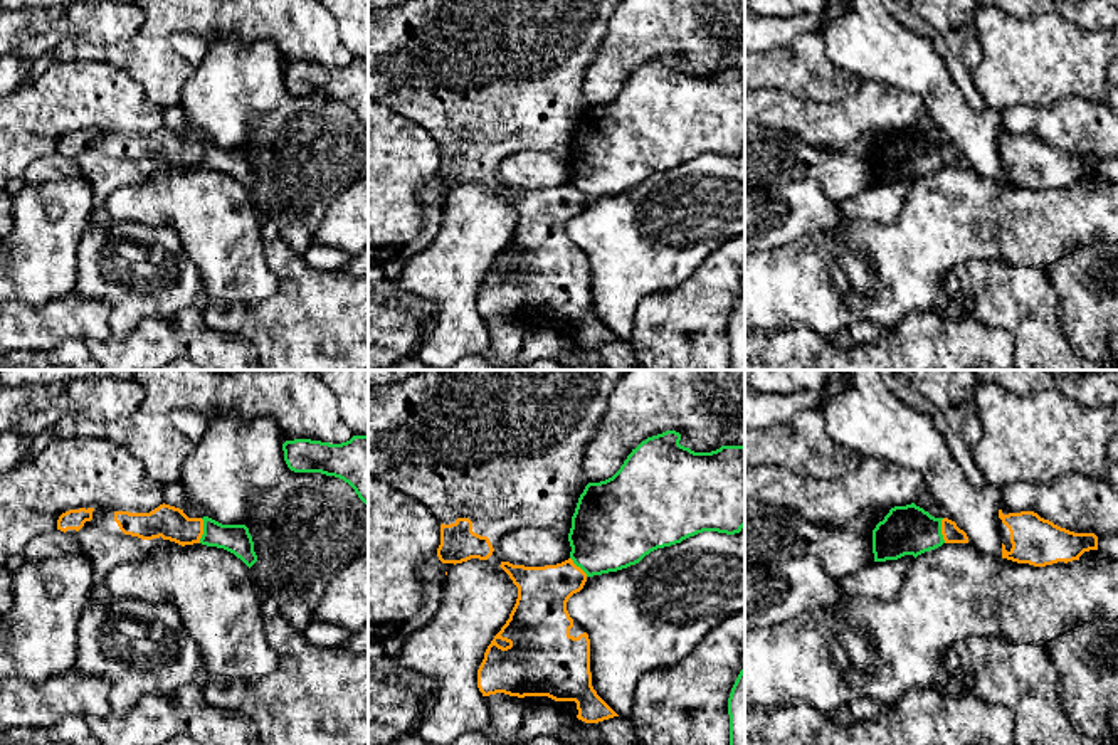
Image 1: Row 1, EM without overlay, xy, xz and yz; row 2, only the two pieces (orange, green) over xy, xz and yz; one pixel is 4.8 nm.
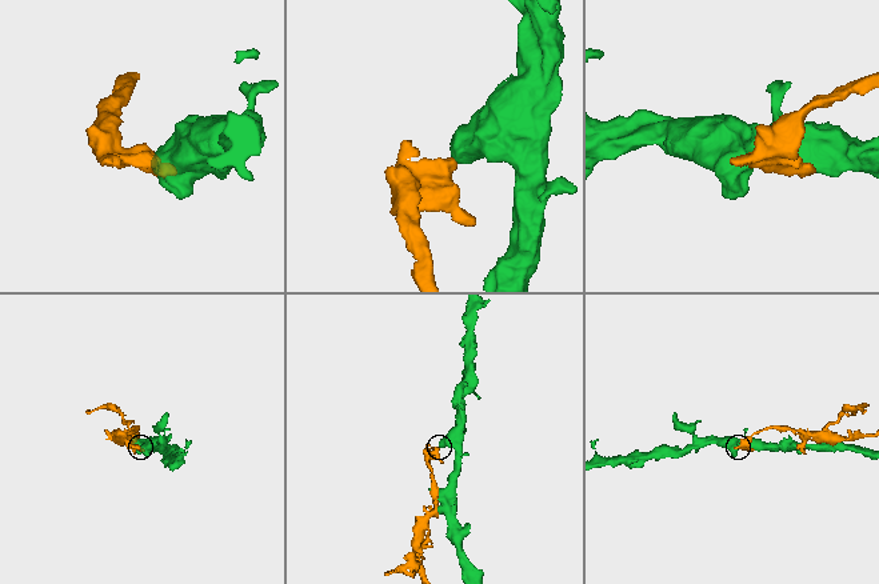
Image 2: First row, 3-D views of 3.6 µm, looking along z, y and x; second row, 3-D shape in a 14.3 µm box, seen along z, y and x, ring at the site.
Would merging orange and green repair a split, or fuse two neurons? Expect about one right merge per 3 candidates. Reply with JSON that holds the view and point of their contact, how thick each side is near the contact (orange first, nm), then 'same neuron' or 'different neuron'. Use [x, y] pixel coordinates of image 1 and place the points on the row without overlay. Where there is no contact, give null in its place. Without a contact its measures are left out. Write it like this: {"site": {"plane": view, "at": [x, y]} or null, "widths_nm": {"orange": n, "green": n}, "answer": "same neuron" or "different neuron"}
{"site": {"plane": "xy", "at": [202, 153]}, "widths_nm": {"orange": 160, "green": 140}, "answer": "different neuron"}

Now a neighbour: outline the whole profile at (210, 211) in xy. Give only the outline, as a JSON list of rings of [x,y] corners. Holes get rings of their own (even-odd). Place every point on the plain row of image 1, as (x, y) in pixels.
[[[150,166],[141,185],[113,192],[106,209],[114,222],[170,225],[202,274],[205,299],[247,306],[267,299],[279,288],[262,252],[267,232],[256,215],[249,190],[224,172]]]

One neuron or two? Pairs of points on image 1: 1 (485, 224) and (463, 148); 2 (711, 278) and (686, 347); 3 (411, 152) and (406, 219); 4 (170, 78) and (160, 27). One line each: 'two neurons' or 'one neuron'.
1: two neurons
2: one neuron
3: one neuron
4: two neurons

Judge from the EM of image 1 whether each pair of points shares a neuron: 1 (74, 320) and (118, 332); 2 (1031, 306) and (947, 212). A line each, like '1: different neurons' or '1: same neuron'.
1: different neurons
2: different neurons

